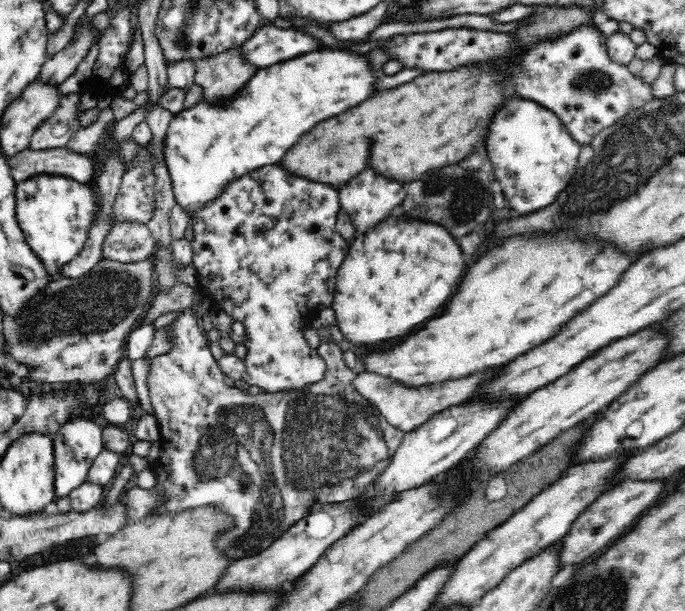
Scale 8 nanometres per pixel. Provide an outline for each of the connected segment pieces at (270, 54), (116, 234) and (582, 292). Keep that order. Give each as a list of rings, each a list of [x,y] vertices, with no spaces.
[[[268,25],[260,26],[240,47],[250,63],[266,68],[302,54],[321,51],[322,41],[304,29]]]
[[[116,221],[102,246],[103,258],[124,264],[151,259],[156,248],[152,230],[142,221]]]
[[[564,234],[550,240],[514,238],[506,242],[504,248],[488,252],[466,272],[458,292],[442,314],[444,318],[428,320],[426,330],[422,328],[420,332],[410,334],[406,340],[390,350],[359,350],[359,359],[362,362],[360,371],[396,380],[408,388],[420,388],[426,384],[470,378],[478,372],[498,368],[554,338],[569,320],[614,288],[620,278],[618,274],[622,274],[628,266],[628,256],[618,254],[614,248],[602,250],[596,244],[584,246],[576,240],[570,242]]]

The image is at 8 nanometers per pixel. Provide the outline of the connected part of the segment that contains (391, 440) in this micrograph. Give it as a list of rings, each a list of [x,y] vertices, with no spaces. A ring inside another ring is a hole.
[[[190,307],[177,311],[177,315],[167,326],[167,337],[169,342],[171,342],[170,350],[155,356],[151,360],[147,375],[147,386],[153,417],[156,419],[160,429],[158,442],[161,446],[161,453],[158,458],[152,460],[148,466],[155,478],[155,484],[151,490],[154,490],[153,494],[161,499],[152,510],[148,511],[148,515],[162,516],[162,514],[176,514],[182,510],[199,508],[200,506],[211,506],[217,512],[227,514],[231,518],[231,527],[226,530],[224,536],[215,538],[214,548],[222,556],[227,556],[232,561],[256,556],[262,550],[270,548],[274,542],[286,534],[288,528],[292,528],[300,520],[304,520],[310,514],[312,506],[316,506],[316,504],[338,504],[338,502],[346,502],[346,500],[353,500],[362,496],[368,486],[374,482],[374,479],[388,466],[395,450],[403,442],[405,432],[388,423],[380,410],[378,410],[378,407],[364,398],[354,387],[354,380],[356,380],[358,372],[350,368],[343,361],[343,350],[340,349],[340,345],[336,341],[322,343],[317,348],[320,357],[327,364],[324,380],[319,380],[318,384],[314,384],[314,386],[306,385],[300,390],[288,389],[252,395],[248,389],[236,389],[224,383],[226,376],[221,371],[217,361],[210,354],[209,339],[203,332],[200,320]]]

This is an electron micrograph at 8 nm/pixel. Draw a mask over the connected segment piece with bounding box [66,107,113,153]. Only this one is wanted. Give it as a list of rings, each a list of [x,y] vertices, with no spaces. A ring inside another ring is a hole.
[[[103,109],[97,118],[87,127],[80,128],[66,147],[80,153],[96,153],[100,144],[107,138],[106,126],[113,120],[112,110]]]

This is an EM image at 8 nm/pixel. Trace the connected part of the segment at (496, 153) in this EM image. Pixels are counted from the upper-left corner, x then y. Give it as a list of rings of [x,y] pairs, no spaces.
[[[506,98],[490,118],[490,138],[486,138],[484,150],[494,170],[492,179],[504,190],[507,207],[526,214],[556,200],[574,174],[582,148],[554,111],[530,99]]]

